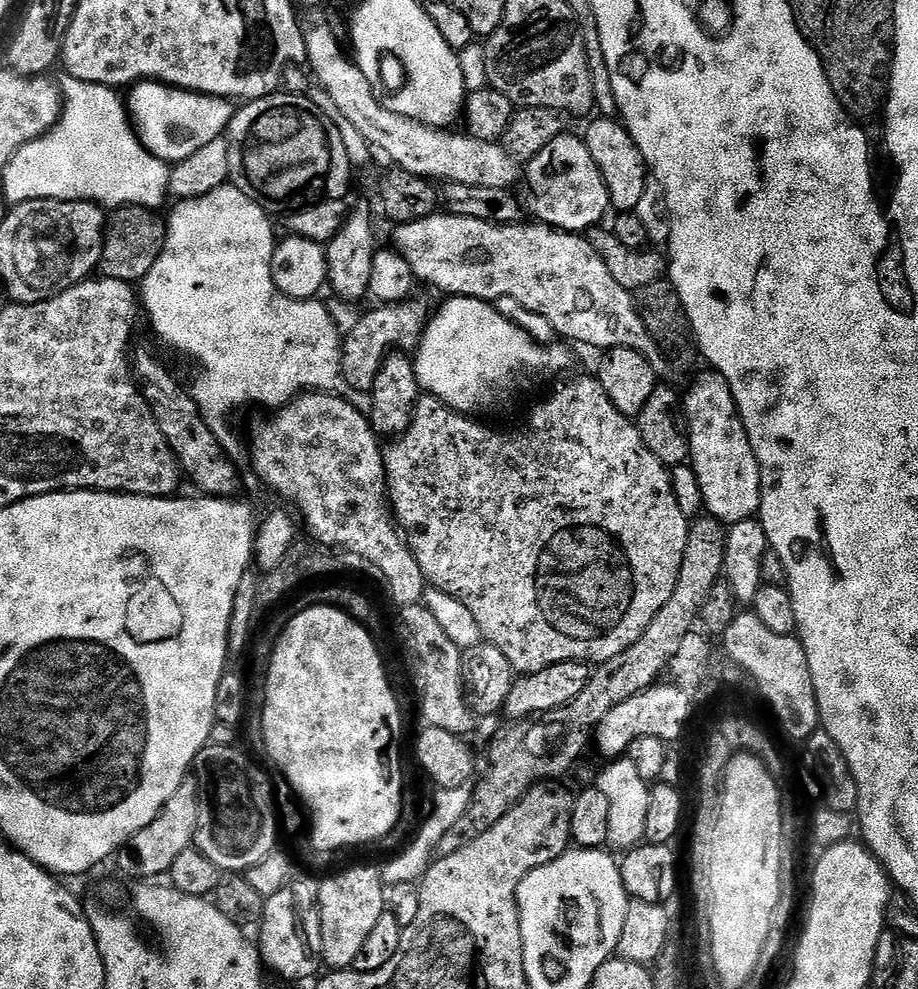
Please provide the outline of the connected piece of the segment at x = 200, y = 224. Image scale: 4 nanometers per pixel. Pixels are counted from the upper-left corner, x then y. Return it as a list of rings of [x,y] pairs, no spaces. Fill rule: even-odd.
[[[227,182],[220,188],[211,190],[202,197],[192,197],[190,200],[180,200],[173,210],[172,217],[167,217],[168,237],[164,243],[162,254],[158,262],[154,262],[153,268],[142,281],[142,308],[148,312],[148,320],[152,323],[152,328],[173,348],[176,352],[181,352],[184,356],[193,356],[200,363],[201,372],[197,374],[196,381],[190,384],[190,391],[194,402],[198,406],[200,416],[210,426],[210,430],[216,435],[217,440],[227,441],[228,436],[228,416],[235,414],[239,408],[244,408],[247,404],[261,404],[267,410],[275,410],[289,404],[296,396],[301,396],[304,392],[331,392],[340,394],[345,391],[346,385],[344,377],[340,374],[340,363],[342,354],[340,346],[342,337],[340,332],[330,322],[328,304],[319,299],[295,300],[289,296],[284,296],[278,290],[278,286],[272,277],[272,252],[278,243],[278,235],[272,229],[273,217],[264,211],[261,204],[255,204],[249,196],[242,194],[235,184]]]

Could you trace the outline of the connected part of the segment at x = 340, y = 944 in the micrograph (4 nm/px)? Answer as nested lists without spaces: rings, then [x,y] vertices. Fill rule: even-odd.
[[[348,868],[329,880],[320,880],[320,925],[322,938],[320,939],[319,955],[332,970],[346,970],[358,956],[366,937],[374,930],[378,918],[386,911],[386,885],[381,880],[381,869]]]

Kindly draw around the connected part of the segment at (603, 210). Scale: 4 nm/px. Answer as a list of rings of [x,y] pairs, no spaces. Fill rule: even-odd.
[[[565,134],[554,138],[526,164],[526,184],[532,191],[532,204],[536,207],[535,219],[561,232],[587,233],[597,227],[610,212],[606,182],[590,158],[590,150],[579,135]]]

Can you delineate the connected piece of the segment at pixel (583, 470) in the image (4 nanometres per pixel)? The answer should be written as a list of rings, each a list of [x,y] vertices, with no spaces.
[[[596,378],[572,380],[562,385],[529,414],[524,428],[516,428],[513,432],[491,432],[476,420],[479,419],[453,412],[445,408],[441,400],[424,394],[416,401],[416,412],[404,435],[393,439],[389,443],[392,445],[383,449],[390,507],[397,525],[410,537],[412,553],[425,581],[435,591],[454,596],[466,605],[470,614],[474,614],[479,635],[506,654],[513,673],[537,672],[567,660],[599,662],[614,658],[614,654],[622,654],[622,650],[634,646],[634,642],[642,638],[646,626],[650,626],[662,606],[666,606],[666,598],[674,594],[674,586],[678,582],[690,520],[676,501],[678,492],[676,488],[672,489],[669,469],[661,460],[654,458],[654,454],[650,454],[642,442],[639,427],[611,404],[606,390]]]

